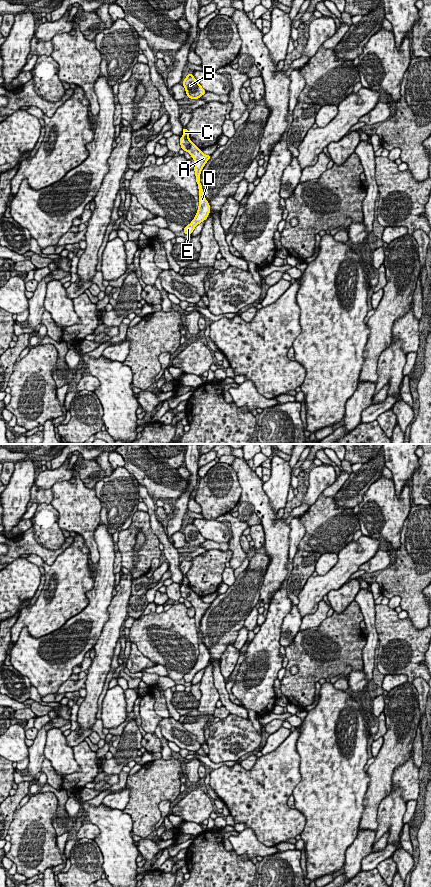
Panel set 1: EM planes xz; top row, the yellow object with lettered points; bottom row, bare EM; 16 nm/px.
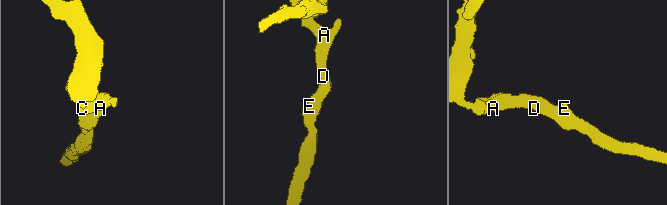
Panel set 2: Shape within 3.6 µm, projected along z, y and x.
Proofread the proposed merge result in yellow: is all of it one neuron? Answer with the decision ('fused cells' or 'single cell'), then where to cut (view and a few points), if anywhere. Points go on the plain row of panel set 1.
single cell | no cut

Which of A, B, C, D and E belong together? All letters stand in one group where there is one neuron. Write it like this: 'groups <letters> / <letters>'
groups A B C D E

